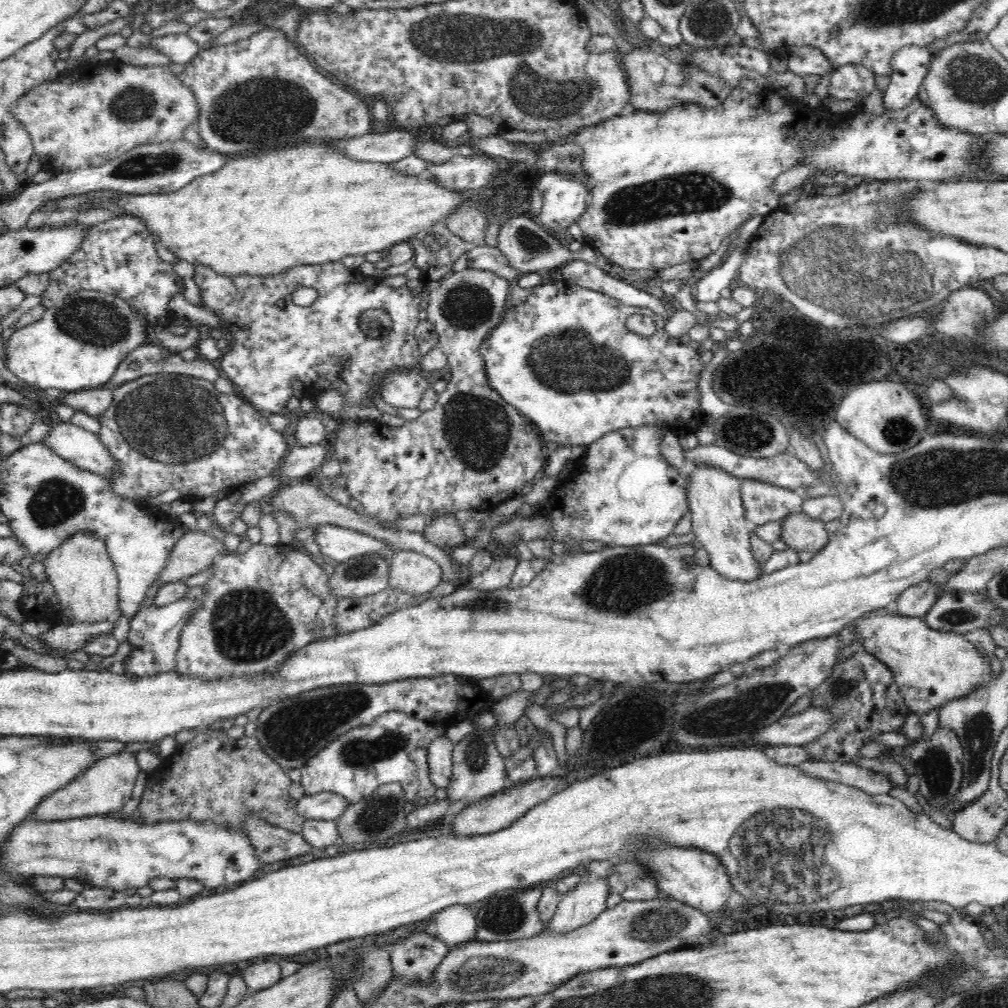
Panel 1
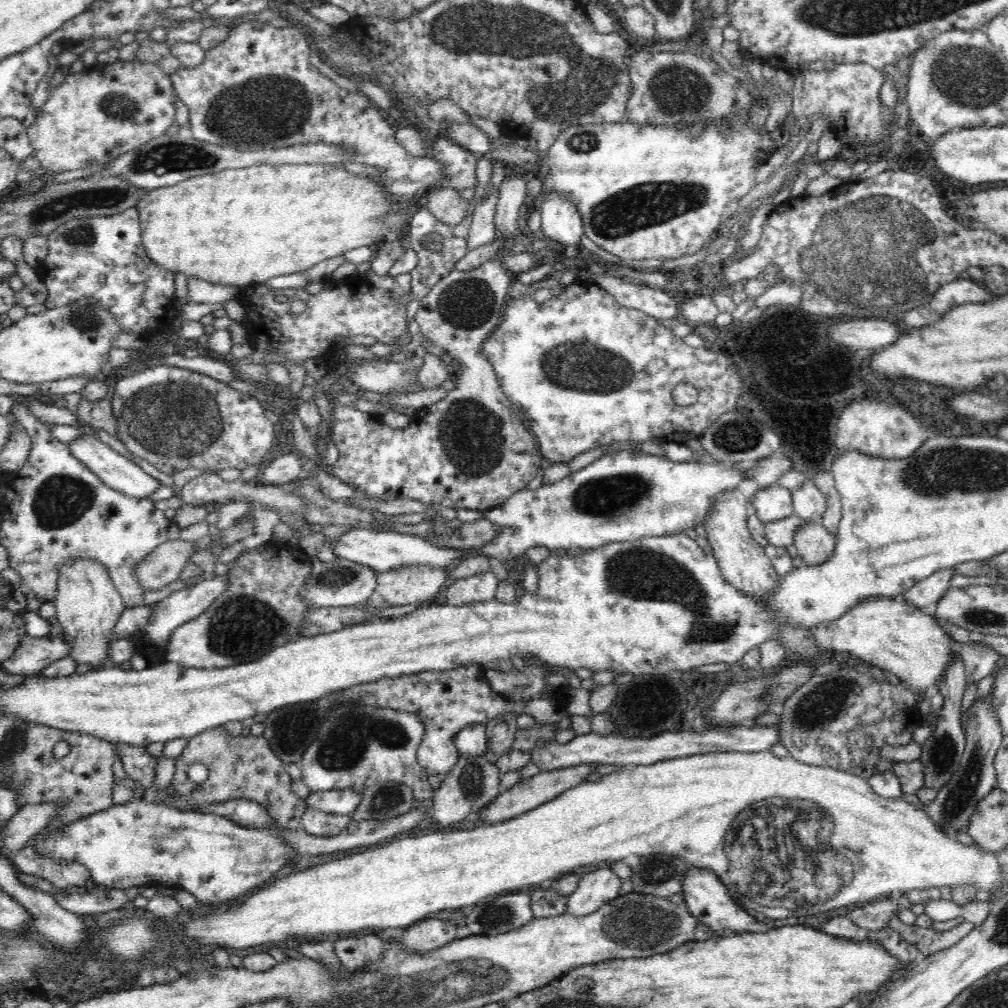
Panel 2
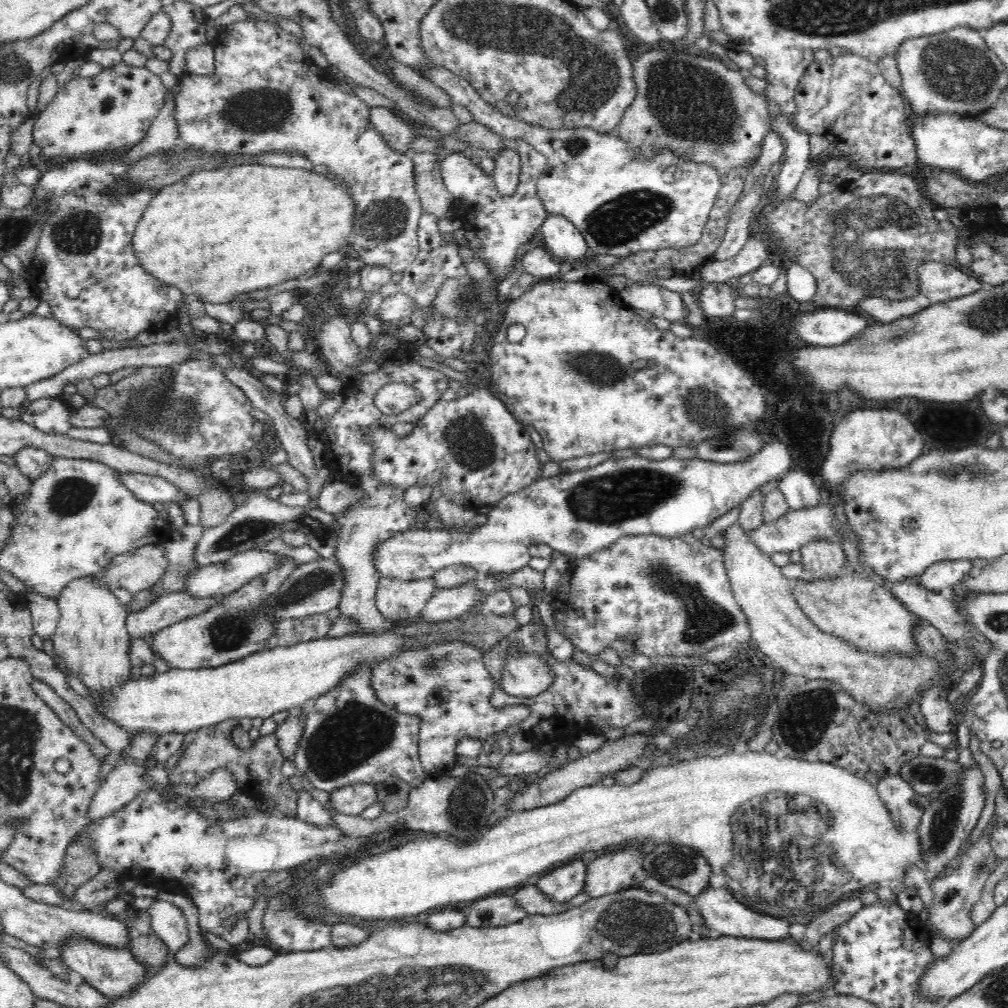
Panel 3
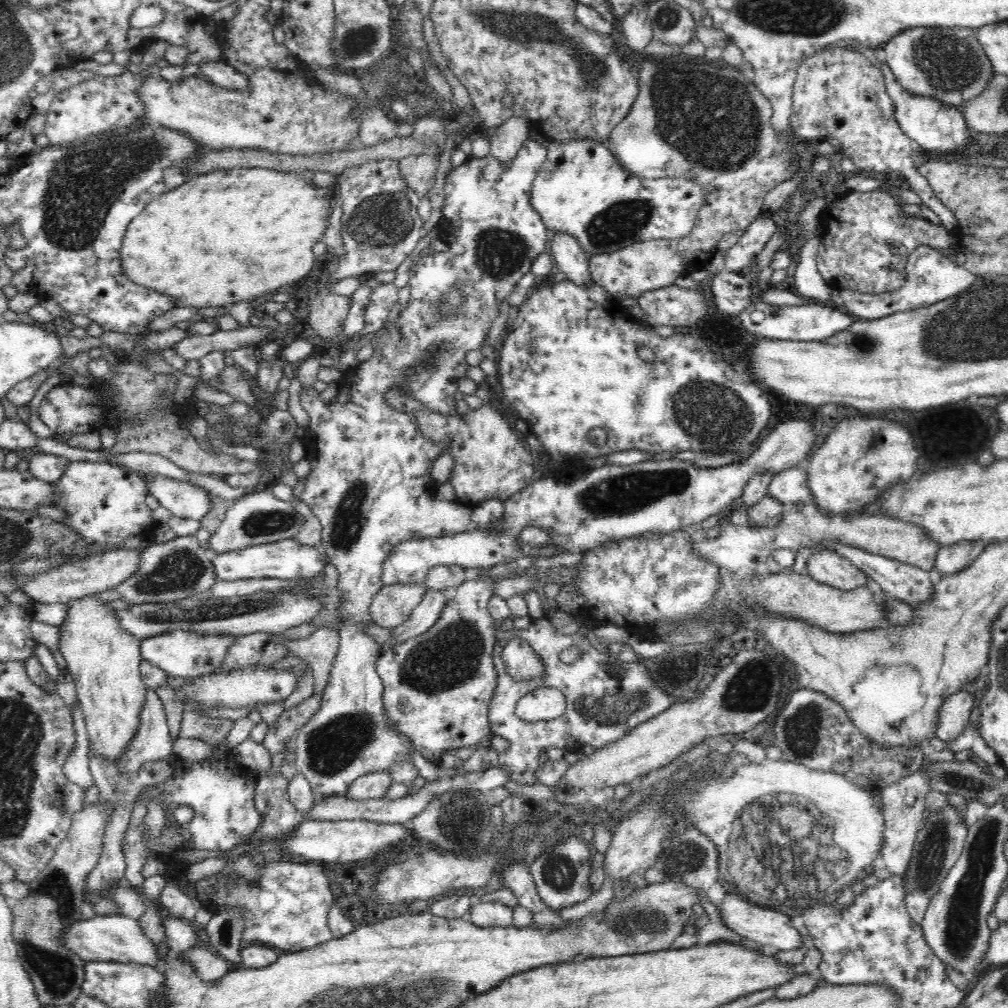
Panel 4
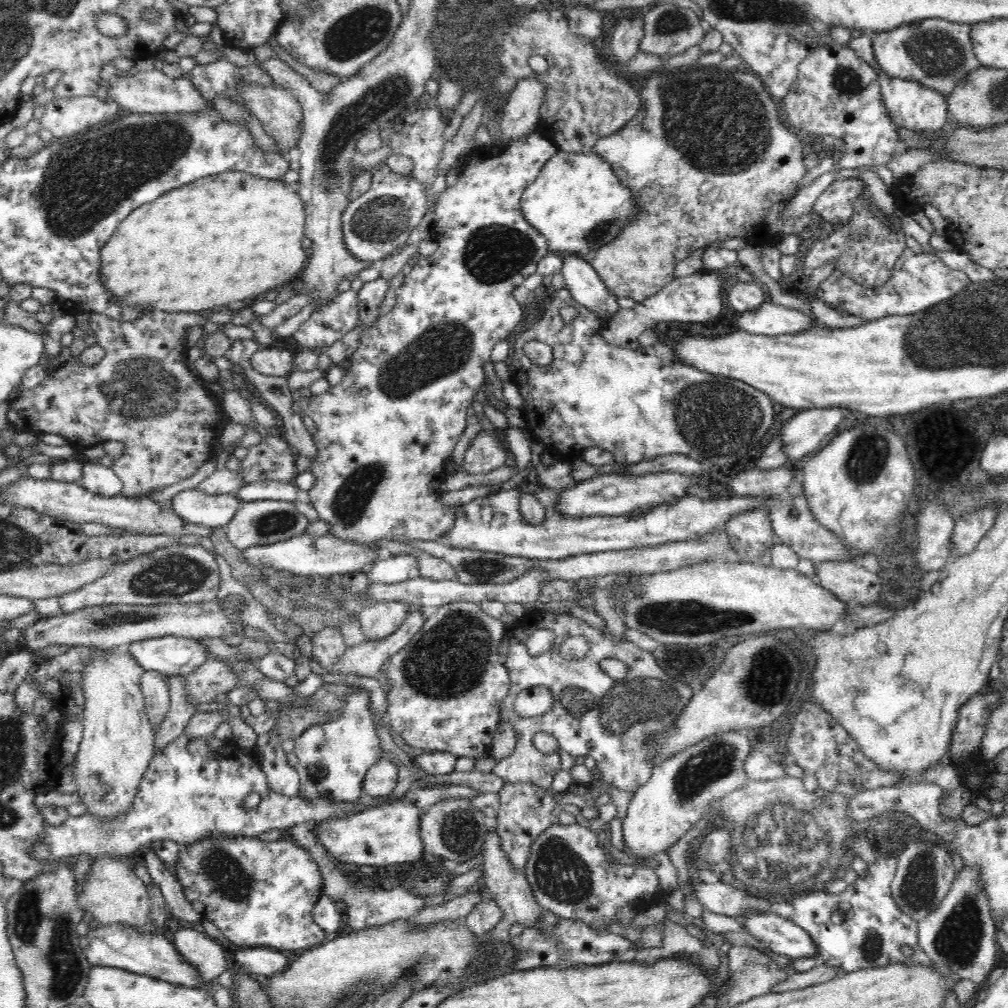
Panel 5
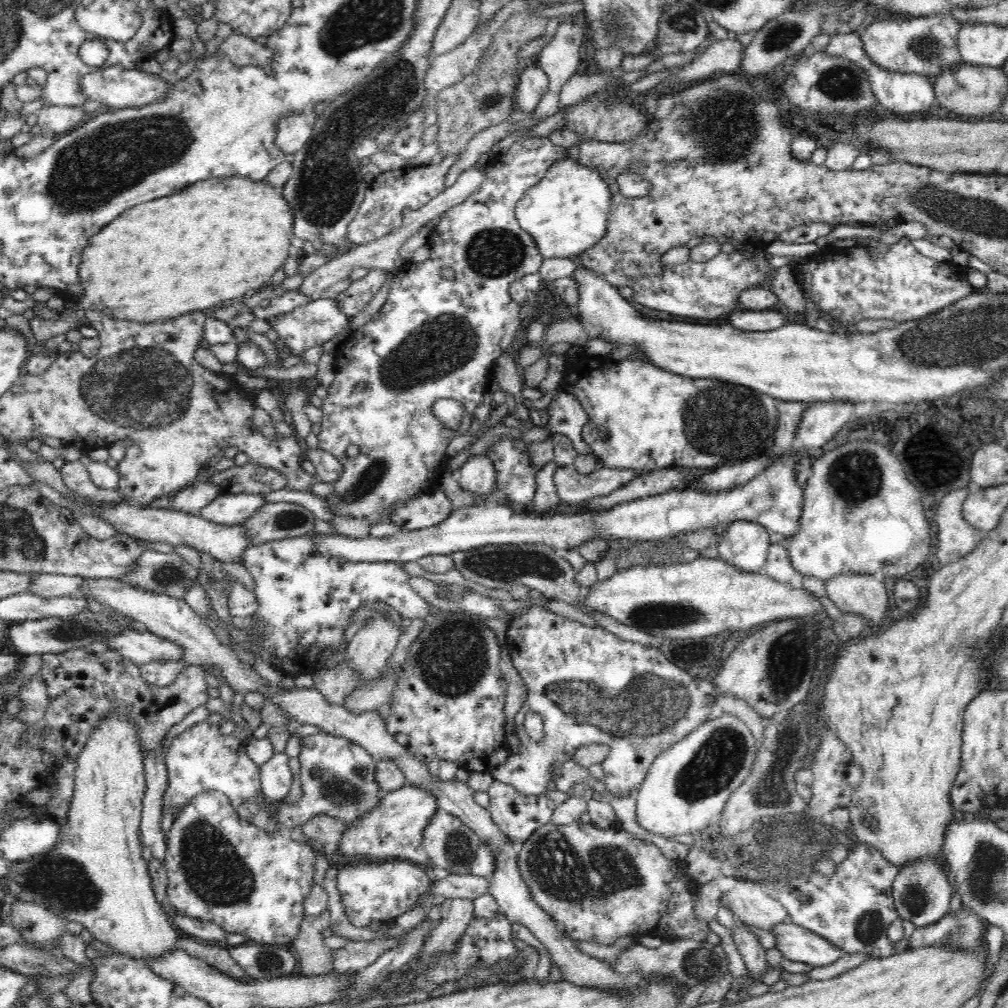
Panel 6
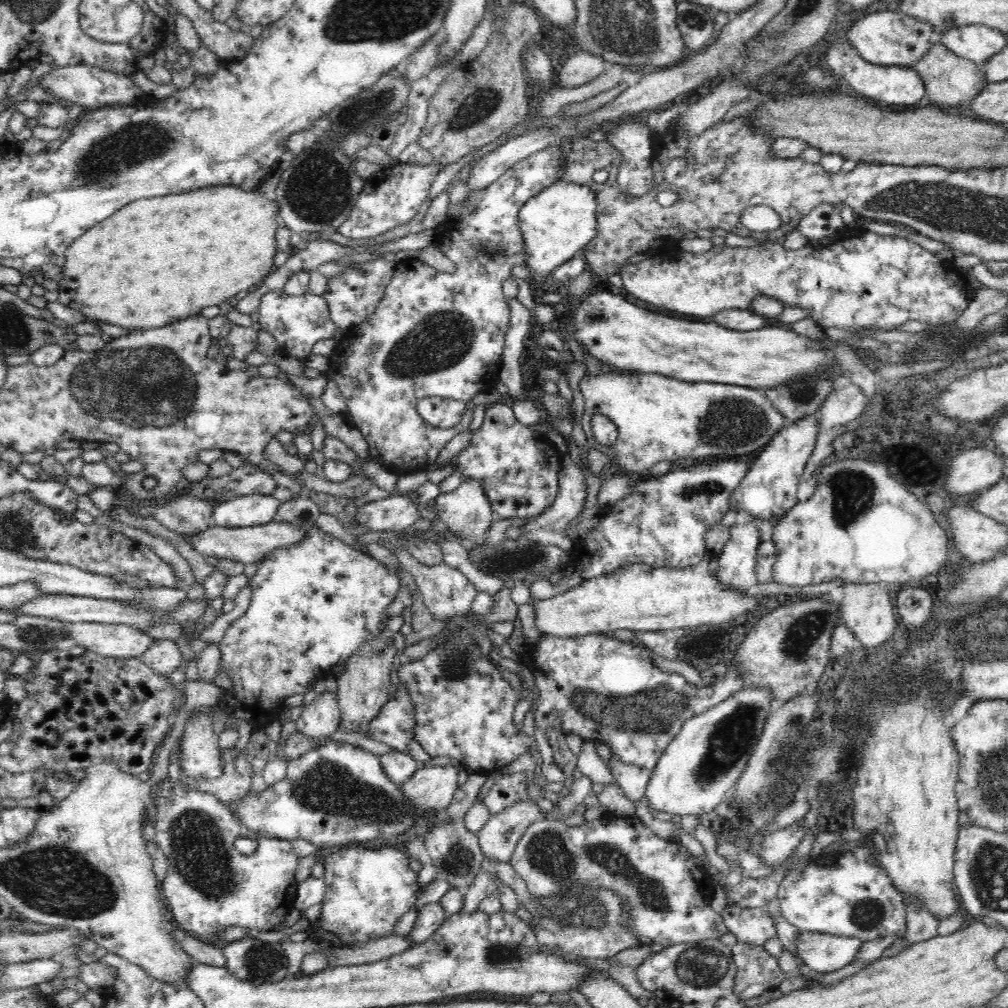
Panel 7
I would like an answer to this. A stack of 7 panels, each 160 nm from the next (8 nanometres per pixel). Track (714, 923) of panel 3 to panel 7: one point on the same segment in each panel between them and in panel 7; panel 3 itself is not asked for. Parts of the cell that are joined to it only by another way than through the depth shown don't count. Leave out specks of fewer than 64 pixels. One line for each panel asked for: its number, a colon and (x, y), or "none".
4: (772, 930)
5: (781, 935)
6: (796, 943)
7: (825, 953)

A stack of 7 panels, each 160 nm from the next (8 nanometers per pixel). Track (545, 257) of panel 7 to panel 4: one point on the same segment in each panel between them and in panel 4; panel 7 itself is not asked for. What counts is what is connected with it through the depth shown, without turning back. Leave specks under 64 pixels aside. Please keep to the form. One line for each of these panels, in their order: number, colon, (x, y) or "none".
4: (581, 188)
5: (577, 202)
6: (566, 213)

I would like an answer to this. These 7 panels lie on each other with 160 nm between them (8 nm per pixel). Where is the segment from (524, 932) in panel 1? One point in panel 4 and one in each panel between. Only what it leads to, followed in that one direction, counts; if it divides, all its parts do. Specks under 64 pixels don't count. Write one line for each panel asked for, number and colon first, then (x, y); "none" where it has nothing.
2: (496, 914)
3: (497, 910)
4: (482, 913)

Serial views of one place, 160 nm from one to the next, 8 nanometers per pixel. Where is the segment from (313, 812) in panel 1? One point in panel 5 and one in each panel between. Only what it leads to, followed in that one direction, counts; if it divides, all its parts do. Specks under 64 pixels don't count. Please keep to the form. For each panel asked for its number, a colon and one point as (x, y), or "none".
2: (340, 801)
3: (352, 799)
4: (373, 785)
5: (381, 778)

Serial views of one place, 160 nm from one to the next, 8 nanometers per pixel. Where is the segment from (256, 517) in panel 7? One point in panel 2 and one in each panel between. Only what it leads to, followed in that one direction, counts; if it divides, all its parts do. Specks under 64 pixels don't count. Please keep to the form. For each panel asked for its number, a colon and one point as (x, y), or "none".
2: (118, 472)
3: (150, 489)
4: (183, 499)
5: (211, 510)
6: (229, 509)

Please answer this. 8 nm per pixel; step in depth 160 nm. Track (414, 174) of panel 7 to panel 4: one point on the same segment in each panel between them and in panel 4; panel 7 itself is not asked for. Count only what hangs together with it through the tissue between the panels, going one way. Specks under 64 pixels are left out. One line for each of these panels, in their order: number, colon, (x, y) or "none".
4: (380, 226)
5: (374, 225)
6: (391, 194)

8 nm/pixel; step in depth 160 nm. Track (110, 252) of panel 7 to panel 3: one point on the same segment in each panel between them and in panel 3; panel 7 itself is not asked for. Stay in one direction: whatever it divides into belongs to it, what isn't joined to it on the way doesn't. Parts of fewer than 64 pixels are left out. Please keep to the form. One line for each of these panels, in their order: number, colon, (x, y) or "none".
3: (214, 234)
4: (197, 243)
5: (222, 238)
6: (236, 232)

